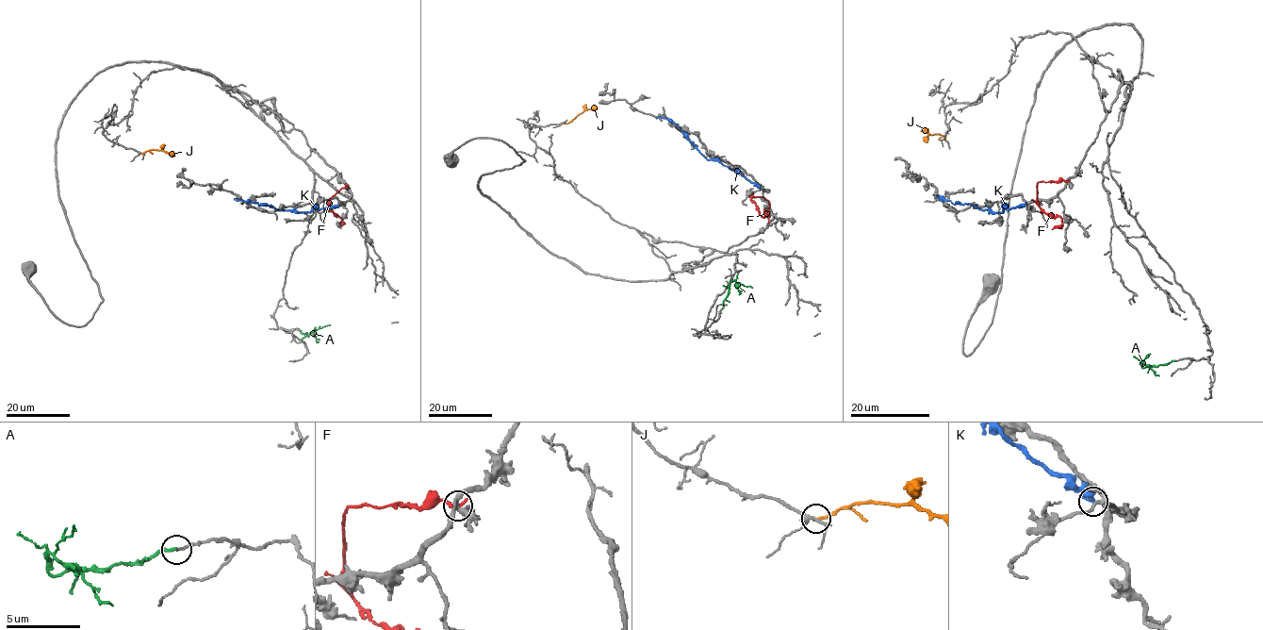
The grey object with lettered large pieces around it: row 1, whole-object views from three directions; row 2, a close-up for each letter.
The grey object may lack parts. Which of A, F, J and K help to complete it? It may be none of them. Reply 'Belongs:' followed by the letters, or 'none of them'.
Belongs: A

